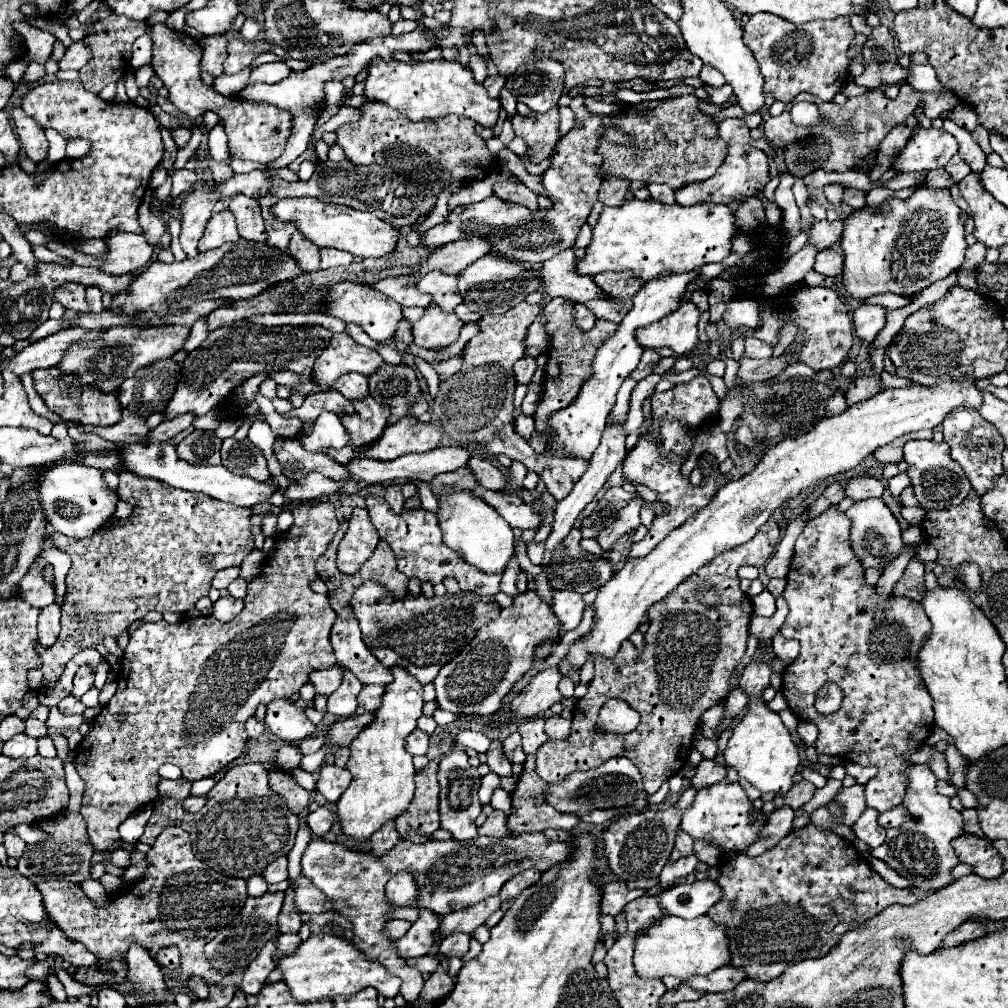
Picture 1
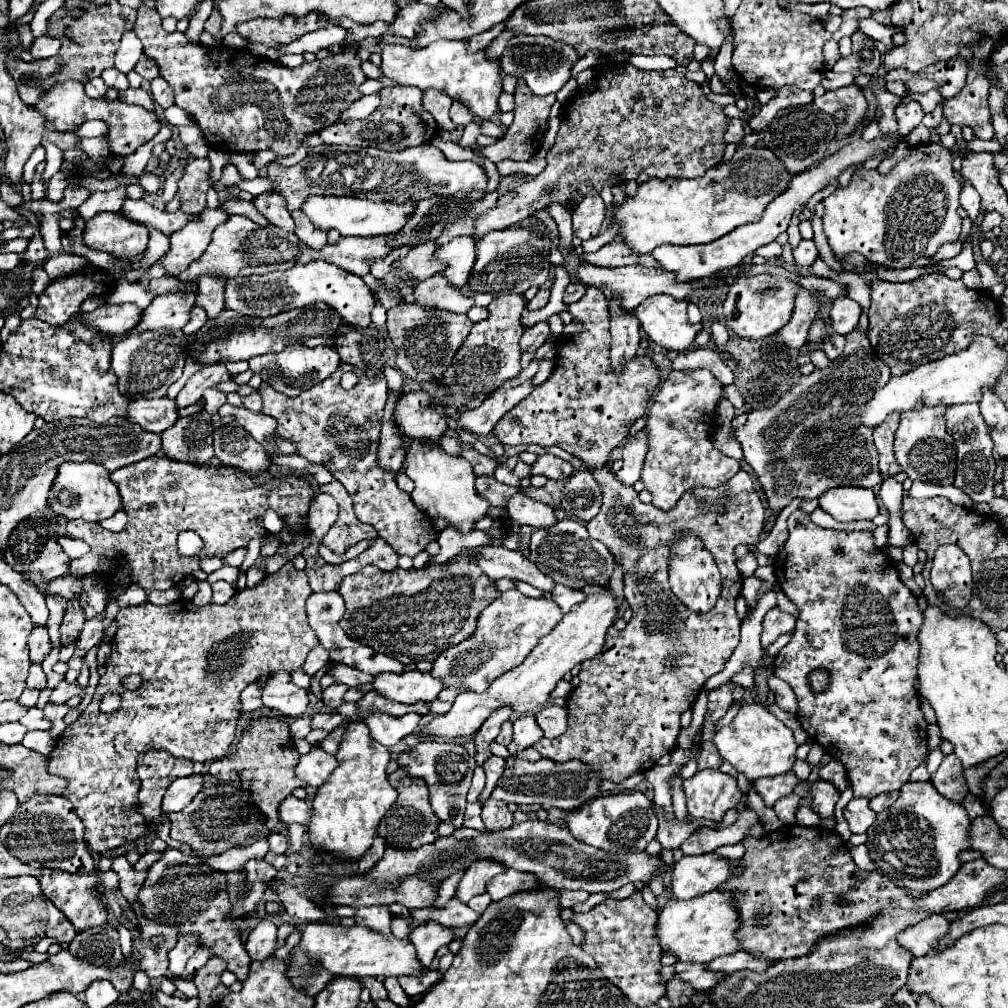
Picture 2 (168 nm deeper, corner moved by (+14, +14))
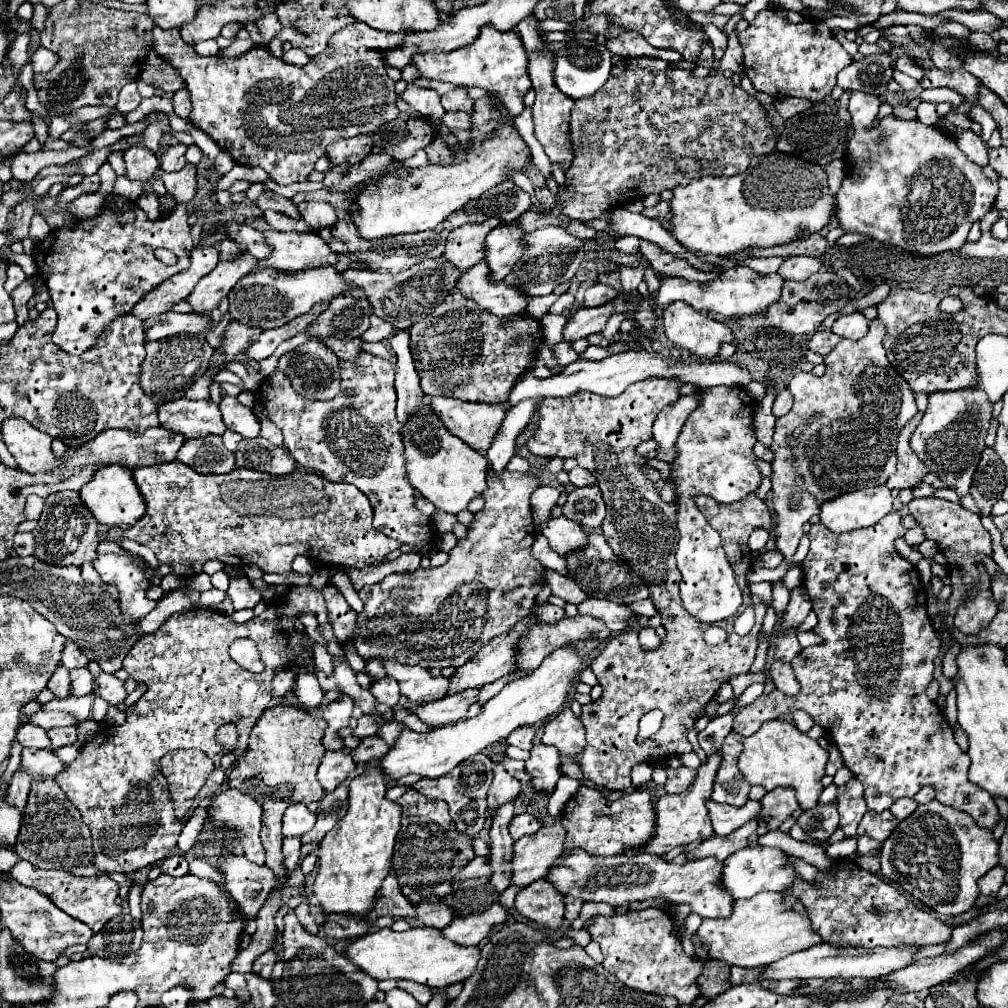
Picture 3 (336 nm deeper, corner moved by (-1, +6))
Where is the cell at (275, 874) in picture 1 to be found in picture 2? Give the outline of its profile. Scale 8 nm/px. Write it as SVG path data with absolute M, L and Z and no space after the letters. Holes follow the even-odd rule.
M271 834L267 840L271 844L271 850L277 854L285 854L289 850L289 840L283 834Z

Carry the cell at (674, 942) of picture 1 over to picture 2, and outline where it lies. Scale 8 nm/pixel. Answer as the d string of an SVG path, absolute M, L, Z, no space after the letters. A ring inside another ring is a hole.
M713 890L691 900L669 900L659 912L657 938L663 950L671 950L681 962L711 962L713 958L735 954L739 950L739 910L733 892Z

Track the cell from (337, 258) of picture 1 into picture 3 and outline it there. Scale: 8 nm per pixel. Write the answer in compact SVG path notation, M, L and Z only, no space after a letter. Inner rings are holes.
M302 202L298 204L300 216L302 220L314 230L322 230L322 228L330 228L336 224L336 210L332 208L332 204L328 202Z

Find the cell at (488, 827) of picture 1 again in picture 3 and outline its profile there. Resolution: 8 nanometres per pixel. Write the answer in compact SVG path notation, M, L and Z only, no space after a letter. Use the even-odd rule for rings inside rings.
M524 812L524 814L518 814L512 818L512 822L508 824L508 830L510 830L510 836L516 840L516 838L522 838L524 834L534 834L536 830L540 828L540 822L536 820L536 816Z

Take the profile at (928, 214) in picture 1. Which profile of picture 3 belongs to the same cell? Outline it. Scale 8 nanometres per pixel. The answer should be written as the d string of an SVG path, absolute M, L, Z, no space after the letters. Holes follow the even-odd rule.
M852 92L848 112L852 116L854 136L848 144L848 176L844 178L836 198L836 218L844 234L858 232L886 246L896 246L918 256L934 256L960 250L960 246L966 244L970 226L994 206L998 184L990 182L982 174L980 166L970 162L956 146L954 138L938 126L926 126L918 120L886 116L868 132L866 128L874 124L874 118L878 114L878 96Z

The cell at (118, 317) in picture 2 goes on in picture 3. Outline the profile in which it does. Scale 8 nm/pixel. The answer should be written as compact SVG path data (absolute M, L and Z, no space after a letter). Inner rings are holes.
M164 312L150 320L144 320L144 334L146 334L146 340L164 340L180 332L200 334L208 324L210 324L210 316L204 318L196 314Z

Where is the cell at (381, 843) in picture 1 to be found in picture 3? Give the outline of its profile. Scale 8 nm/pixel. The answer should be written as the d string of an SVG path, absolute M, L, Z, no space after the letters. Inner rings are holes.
M388 874L376 894L374 910L376 916L392 916L392 918L414 918L416 910L408 902L408 898L402 894L398 886L396 874Z

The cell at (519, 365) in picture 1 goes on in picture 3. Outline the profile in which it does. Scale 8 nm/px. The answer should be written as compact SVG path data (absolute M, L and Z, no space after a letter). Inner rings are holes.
M612 300L604 306L598 306L598 308L578 308L570 320L566 322L564 330L562 330L562 338L564 342L576 342L580 338L586 338L588 334L594 334L594 332L600 332L604 326L606 326L606 320L616 314L616 312L626 312L626 304L624 300Z

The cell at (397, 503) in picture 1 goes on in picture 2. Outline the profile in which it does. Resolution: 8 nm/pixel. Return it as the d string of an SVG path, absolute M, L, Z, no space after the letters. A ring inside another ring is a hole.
M389 390L385 410L383 410L383 424L381 424L381 440L379 440L379 466L387 468L389 472L399 472L403 466L405 454L401 454L401 442L405 436L397 426L393 426L393 410L401 398L401 392Z

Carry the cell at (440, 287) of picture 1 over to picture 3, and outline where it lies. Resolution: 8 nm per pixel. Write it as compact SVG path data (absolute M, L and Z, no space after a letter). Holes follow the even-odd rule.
M498 226L486 236L484 262L488 264L490 282L500 282L512 270L522 254L522 236L524 232L508 226Z

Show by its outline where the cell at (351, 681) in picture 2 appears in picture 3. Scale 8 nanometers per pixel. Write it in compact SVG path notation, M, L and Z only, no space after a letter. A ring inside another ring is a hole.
M388 676L374 680L370 686L370 692L374 694L374 698L380 704L388 704L388 706L396 706L398 698L400 698L400 688L396 686L396 680L388 678Z

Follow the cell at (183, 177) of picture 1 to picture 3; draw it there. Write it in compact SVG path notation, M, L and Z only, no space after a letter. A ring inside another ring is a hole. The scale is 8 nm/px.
M170 146L166 152L161 155L160 168L164 172L177 172L186 164L184 157L184 146Z

